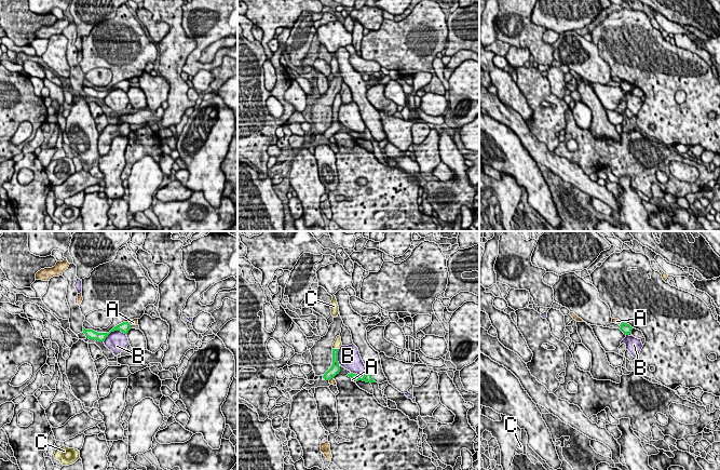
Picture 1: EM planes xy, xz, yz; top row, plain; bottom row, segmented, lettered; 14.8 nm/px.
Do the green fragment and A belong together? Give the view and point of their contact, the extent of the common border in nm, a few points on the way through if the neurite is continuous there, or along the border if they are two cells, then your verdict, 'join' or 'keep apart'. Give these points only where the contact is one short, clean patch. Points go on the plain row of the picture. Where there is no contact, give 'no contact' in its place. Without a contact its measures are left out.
meets green in xz at (354, 137); contact 90 nm long; keep apart

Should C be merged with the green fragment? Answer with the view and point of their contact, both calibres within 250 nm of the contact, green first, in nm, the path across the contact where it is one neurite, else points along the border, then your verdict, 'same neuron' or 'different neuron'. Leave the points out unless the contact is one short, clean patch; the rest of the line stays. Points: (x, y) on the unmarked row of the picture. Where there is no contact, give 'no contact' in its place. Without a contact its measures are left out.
meets green in xz at (336, 107); 100 nm thick on the green side, 120 nm on the other; runs through xz (335, 123), (336, 107), (337, 102); same neuron

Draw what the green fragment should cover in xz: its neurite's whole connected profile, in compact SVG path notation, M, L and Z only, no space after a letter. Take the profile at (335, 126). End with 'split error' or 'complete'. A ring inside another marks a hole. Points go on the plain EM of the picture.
M339 93L337 94L332 104L332 123L323 134L325 138L330 138L340 130L340 124L338 120L338 109L341 104L342 104L342 100L341 100L341 95Z | split error

